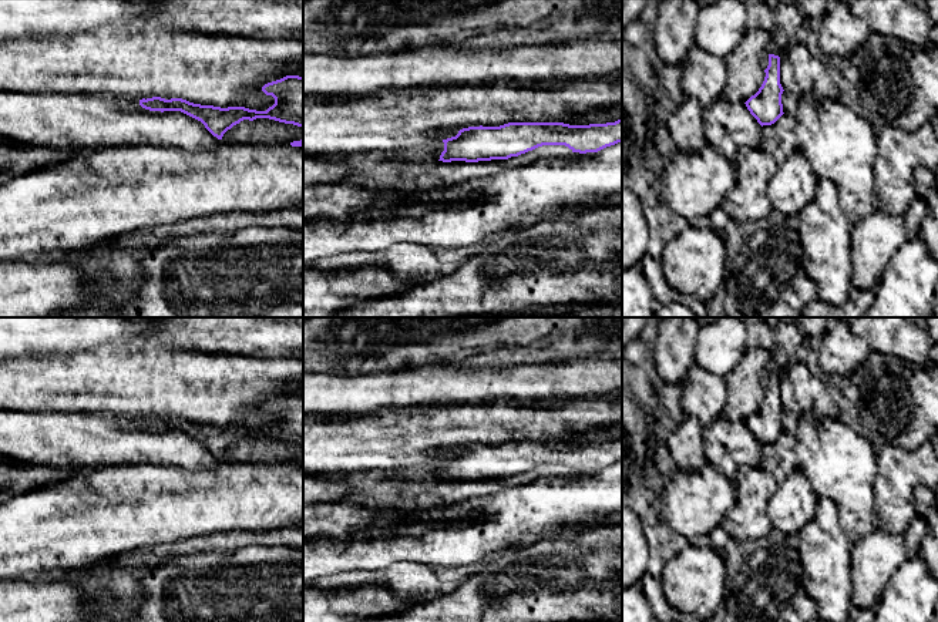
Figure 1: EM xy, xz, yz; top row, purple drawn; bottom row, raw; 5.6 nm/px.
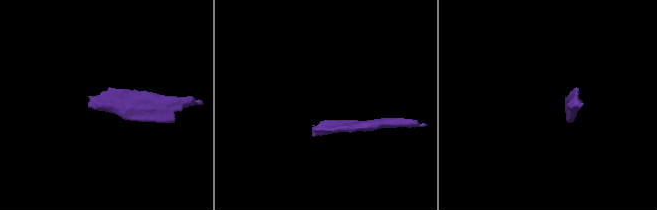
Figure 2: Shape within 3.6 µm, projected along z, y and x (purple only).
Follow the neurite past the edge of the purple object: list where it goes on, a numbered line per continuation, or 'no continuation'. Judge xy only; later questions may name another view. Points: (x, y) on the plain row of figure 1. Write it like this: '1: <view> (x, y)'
no continuation

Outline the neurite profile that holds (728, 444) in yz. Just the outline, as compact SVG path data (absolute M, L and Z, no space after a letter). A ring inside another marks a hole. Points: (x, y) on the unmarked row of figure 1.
M720 416L703 428L707 463L716 465L730 481L734 481L742 465L759 467L760 447L744 421L730 421Z

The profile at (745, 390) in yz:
M747 347L740 363L727 374L727 401L723 416L730 421L746 421L762 406L766 391L762 374L770 359L777 356L763 347Z

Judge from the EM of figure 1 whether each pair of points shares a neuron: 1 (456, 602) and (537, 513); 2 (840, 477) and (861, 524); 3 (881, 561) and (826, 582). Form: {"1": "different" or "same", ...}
{"1": "different", "2": "same", "3": "different"}

